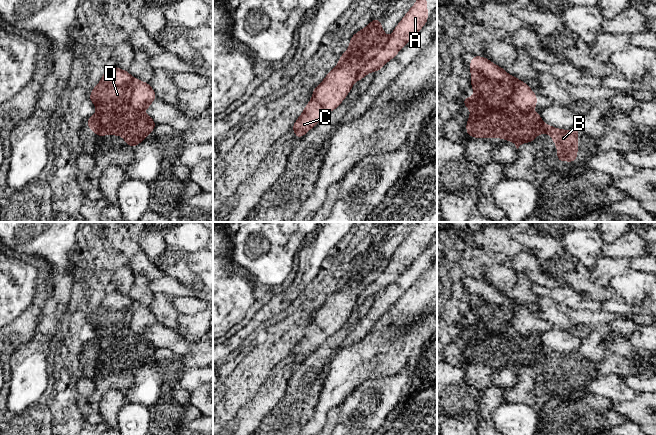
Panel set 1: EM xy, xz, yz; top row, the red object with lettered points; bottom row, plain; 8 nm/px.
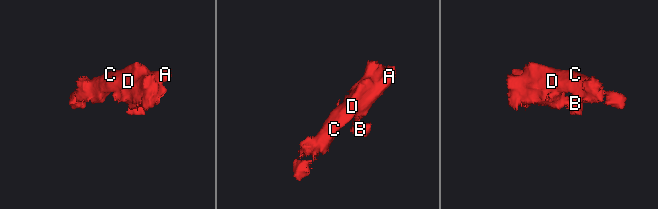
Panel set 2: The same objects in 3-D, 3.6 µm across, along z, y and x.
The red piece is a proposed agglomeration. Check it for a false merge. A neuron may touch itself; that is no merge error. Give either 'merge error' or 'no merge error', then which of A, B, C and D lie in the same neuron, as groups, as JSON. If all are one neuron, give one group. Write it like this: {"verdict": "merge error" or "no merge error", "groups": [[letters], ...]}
{"verdict": "merge error", "groups": [["A"], ["B", "C", "D"]]}

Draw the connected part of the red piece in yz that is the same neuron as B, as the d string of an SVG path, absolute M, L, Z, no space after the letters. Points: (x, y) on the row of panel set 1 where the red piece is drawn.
M471 56L468 68L471 73L473 97L463 98L463 104L471 111L466 123L466 133L473 138L500 138L514 142L518 149L523 143L533 142L535 138L546 133L550 135L557 148L559 162L577 162L579 129L564 130L545 124L537 112L524 112L512 104L514 89L511 84L515 78L488 58Z

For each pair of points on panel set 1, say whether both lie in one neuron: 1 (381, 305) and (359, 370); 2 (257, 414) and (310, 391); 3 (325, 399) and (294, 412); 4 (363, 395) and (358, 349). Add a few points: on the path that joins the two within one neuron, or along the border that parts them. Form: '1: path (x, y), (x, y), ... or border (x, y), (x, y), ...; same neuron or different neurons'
1: border (377, 319), (372, 328), (359, 340); different neurons
2: border (287, 385), (285, 396), (272, 411); different neurons
3: border (325, 380), (313, 413), (306, 421); different neurons
4: border (361, 384), (359, 386); different neurons

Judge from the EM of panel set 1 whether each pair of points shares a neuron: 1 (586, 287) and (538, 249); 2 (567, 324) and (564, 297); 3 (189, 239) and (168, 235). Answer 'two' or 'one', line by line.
1: one
2: two
3: one

